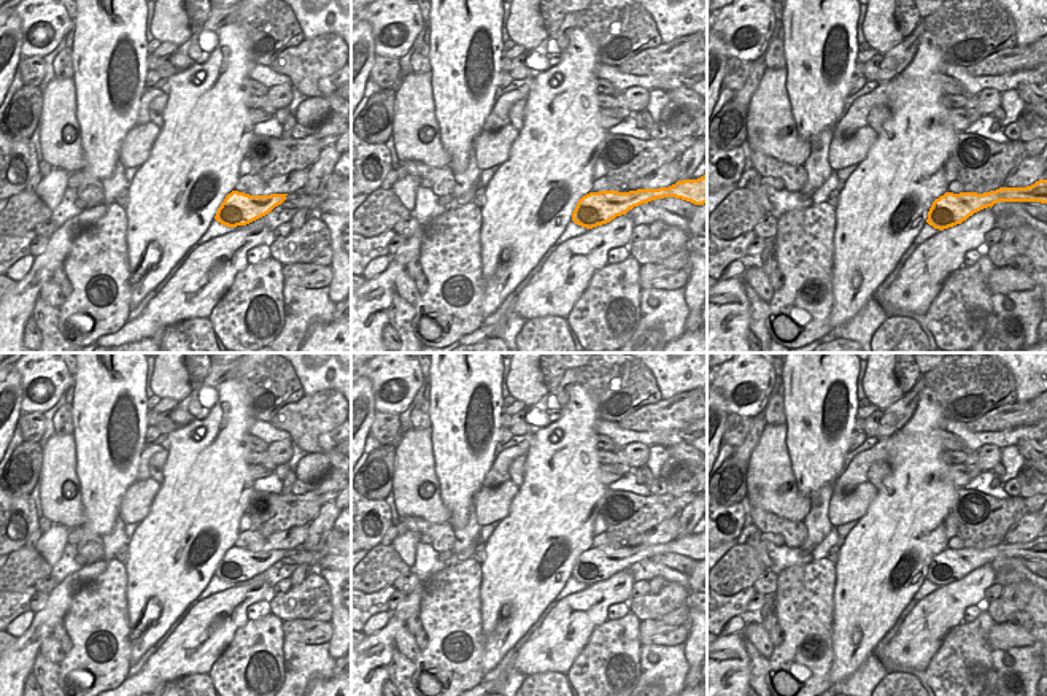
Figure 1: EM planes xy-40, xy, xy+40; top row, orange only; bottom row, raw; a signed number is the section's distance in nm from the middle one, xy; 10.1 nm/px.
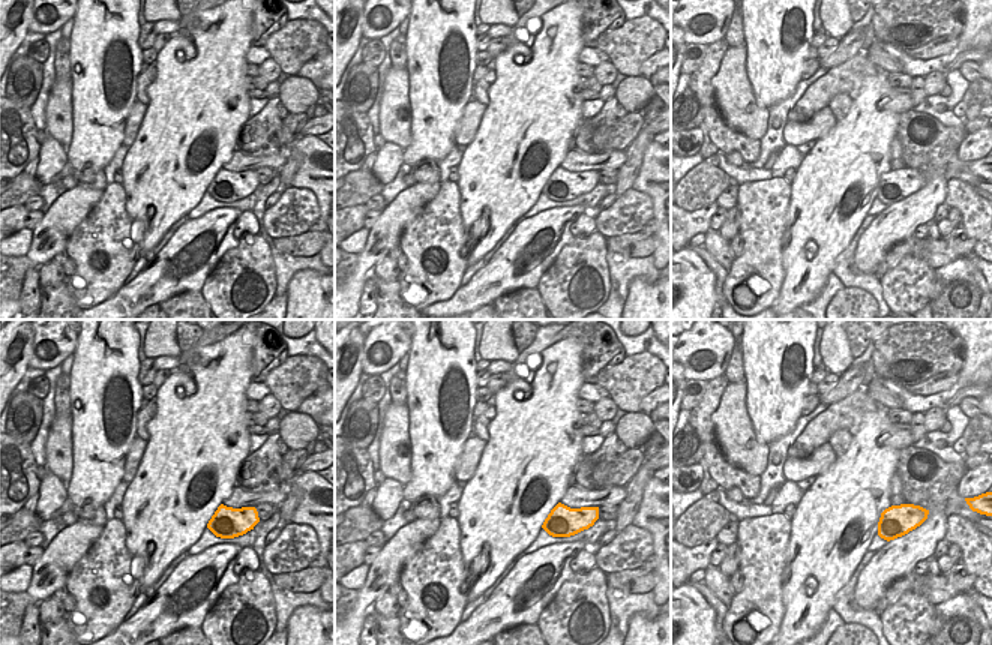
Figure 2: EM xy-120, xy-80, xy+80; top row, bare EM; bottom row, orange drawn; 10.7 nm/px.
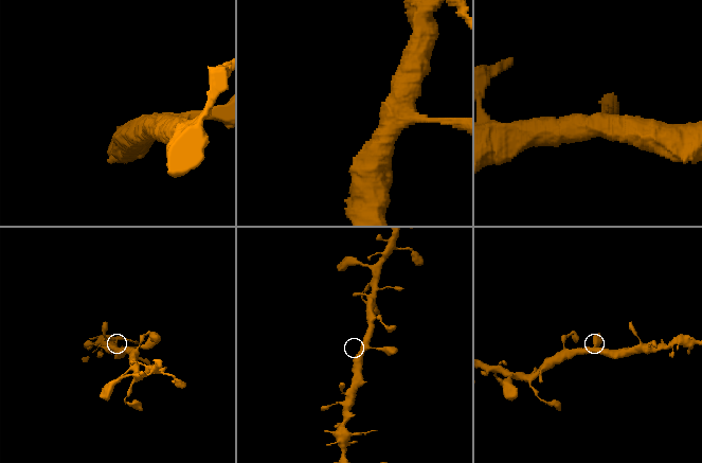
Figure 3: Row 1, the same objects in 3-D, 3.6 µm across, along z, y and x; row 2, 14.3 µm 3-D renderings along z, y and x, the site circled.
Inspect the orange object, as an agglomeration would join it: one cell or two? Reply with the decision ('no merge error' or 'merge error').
no merge error

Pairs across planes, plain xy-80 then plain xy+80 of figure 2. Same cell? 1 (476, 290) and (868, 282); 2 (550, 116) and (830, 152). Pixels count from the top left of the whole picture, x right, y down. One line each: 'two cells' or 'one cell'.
1: two cells
2: one cell

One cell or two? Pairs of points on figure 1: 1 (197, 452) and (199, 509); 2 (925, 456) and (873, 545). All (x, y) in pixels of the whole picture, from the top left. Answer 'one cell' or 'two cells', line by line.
1: one cell
2: one cell

